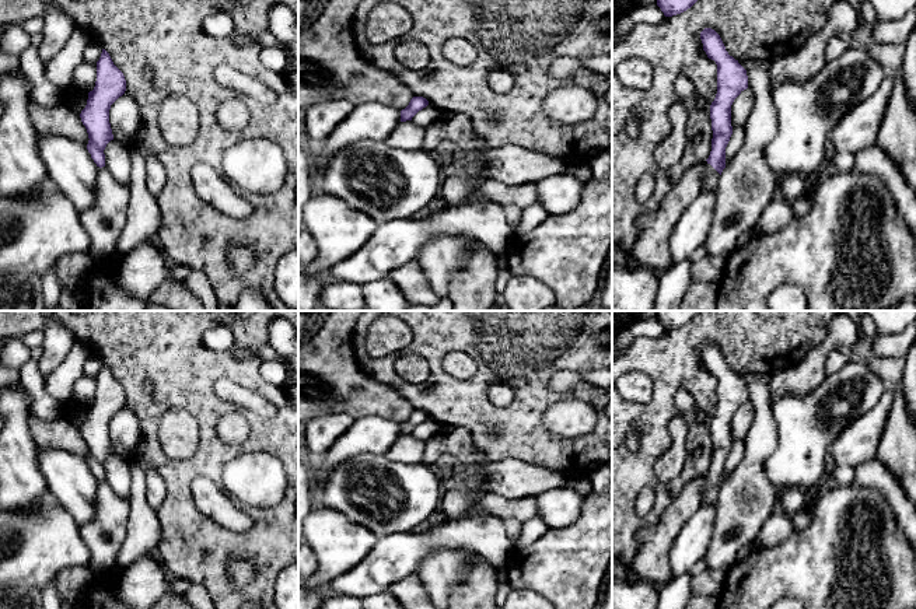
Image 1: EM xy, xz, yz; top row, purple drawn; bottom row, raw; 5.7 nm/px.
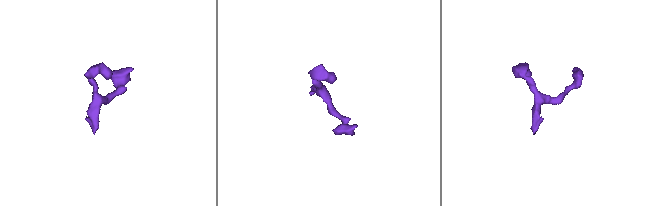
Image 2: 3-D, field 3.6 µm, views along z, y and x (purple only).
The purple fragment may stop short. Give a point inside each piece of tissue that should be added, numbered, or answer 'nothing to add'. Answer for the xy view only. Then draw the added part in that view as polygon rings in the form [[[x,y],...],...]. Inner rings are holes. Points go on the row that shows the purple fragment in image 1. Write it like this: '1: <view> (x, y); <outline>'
nothing to add

